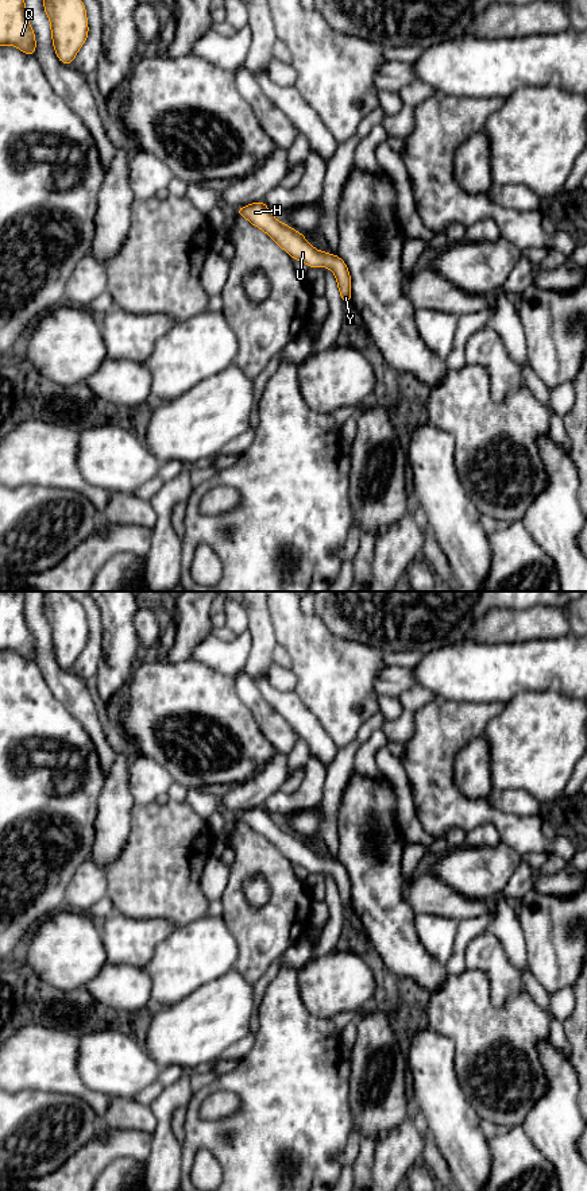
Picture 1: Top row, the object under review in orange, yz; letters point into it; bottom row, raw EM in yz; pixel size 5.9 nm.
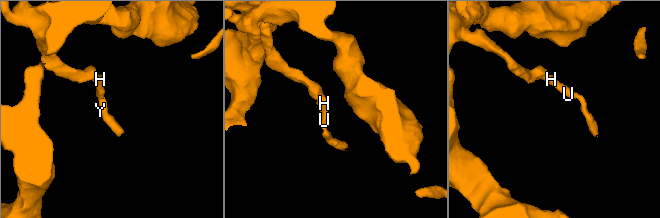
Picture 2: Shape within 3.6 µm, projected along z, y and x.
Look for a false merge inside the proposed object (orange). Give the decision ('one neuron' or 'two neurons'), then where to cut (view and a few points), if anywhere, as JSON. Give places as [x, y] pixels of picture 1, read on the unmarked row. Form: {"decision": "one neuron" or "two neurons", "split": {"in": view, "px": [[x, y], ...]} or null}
{"decision": "one neuron", "split": null}

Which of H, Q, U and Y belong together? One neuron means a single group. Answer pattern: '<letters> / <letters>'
H Q U Y

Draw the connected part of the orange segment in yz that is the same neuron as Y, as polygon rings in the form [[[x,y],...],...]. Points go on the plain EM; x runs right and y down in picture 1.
[[[263,806],[235,814],[235,818],[246,822],[252,830],[264,836],[293,864],[306,868],[310,874],[328,872],[337,884],[337,893],[343,907],[352,907],[351,880],[345,867],[339,860],[316,855],[301,837],[285,828],[279,828]]]

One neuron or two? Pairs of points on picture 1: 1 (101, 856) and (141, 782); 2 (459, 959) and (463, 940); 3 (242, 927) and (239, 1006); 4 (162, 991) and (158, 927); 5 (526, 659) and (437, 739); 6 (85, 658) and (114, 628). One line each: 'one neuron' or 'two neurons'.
1: two neurons
2: one neuron
3: two neurons
4: two neurons
5: two neurons
6: two neurons

